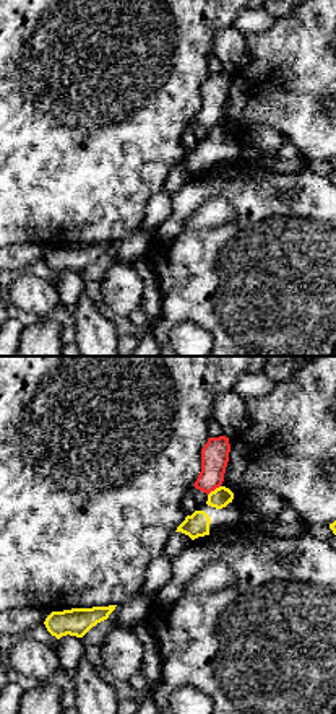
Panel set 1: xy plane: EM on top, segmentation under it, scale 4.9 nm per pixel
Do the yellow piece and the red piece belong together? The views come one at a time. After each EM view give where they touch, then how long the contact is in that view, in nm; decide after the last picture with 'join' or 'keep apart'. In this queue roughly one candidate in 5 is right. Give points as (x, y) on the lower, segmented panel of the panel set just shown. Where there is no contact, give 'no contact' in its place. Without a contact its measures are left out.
meets yellow at (215, 490); contact 80 nm long

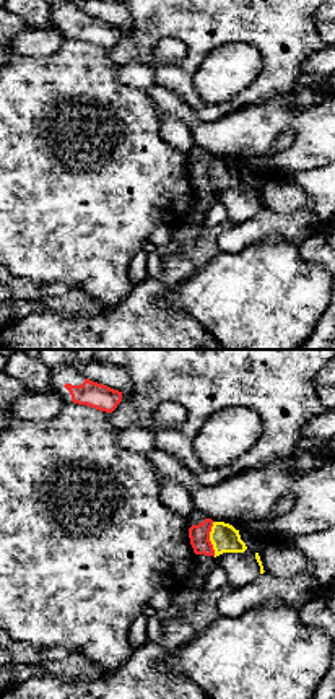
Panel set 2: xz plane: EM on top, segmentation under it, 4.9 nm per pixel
meets yellow at (210, 540); contact 180 nm long

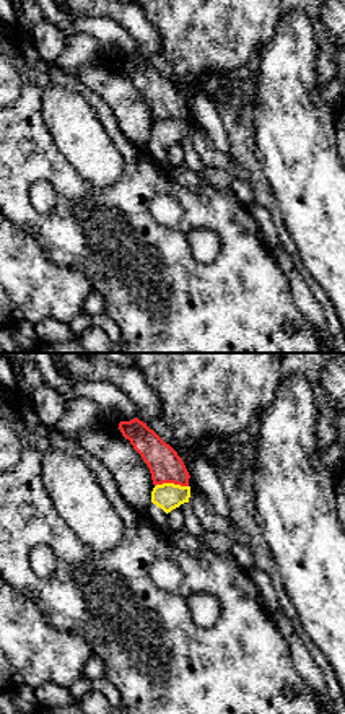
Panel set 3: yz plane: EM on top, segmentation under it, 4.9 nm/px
meets yellow at (171, 483); contact 170 nm long

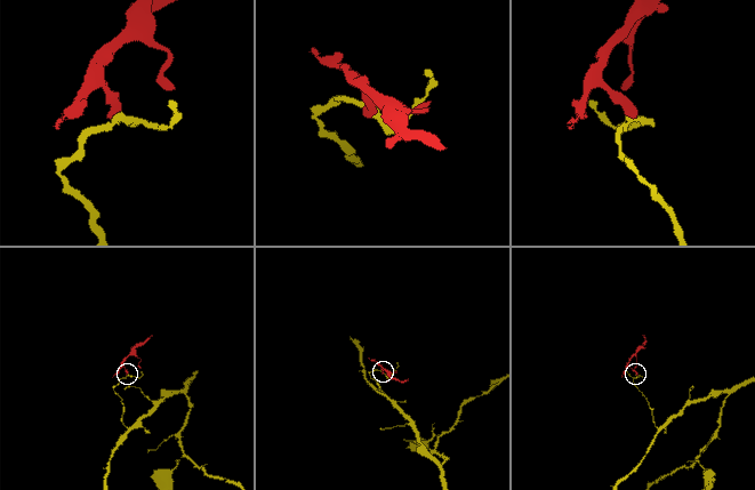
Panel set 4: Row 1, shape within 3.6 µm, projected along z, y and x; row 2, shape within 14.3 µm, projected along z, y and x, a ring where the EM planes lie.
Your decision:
keep apart

